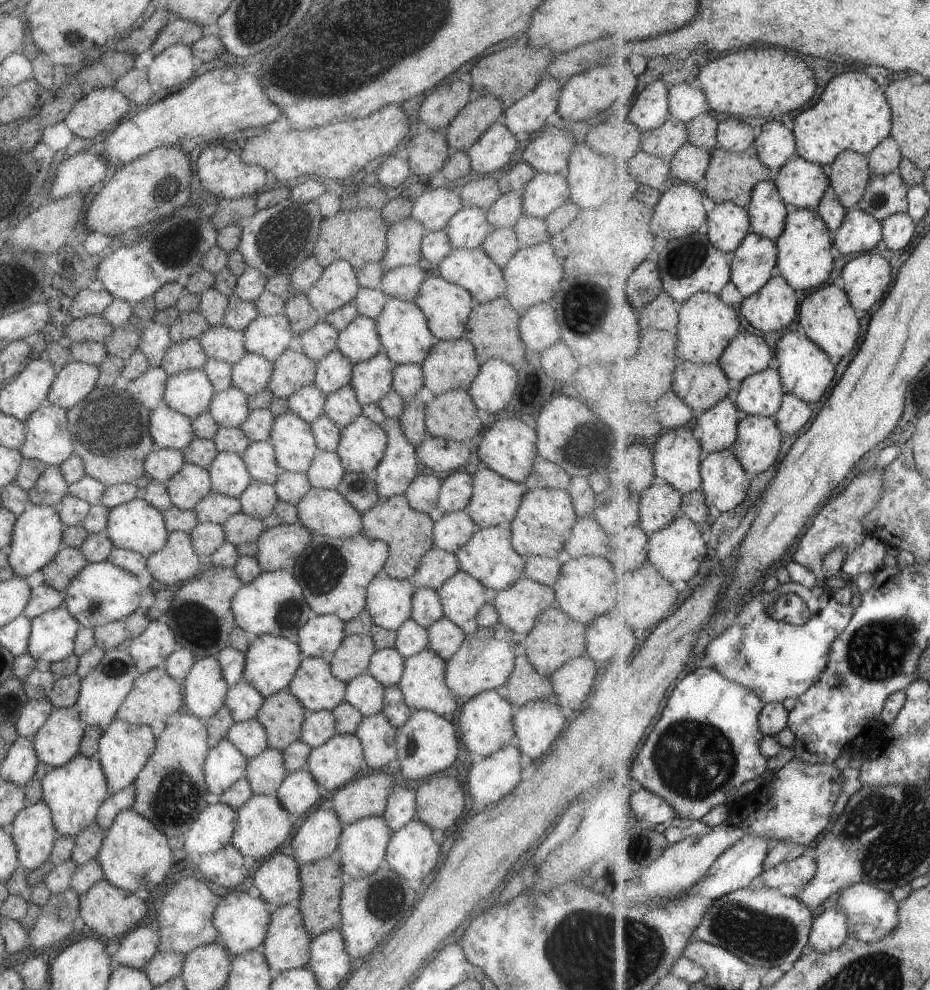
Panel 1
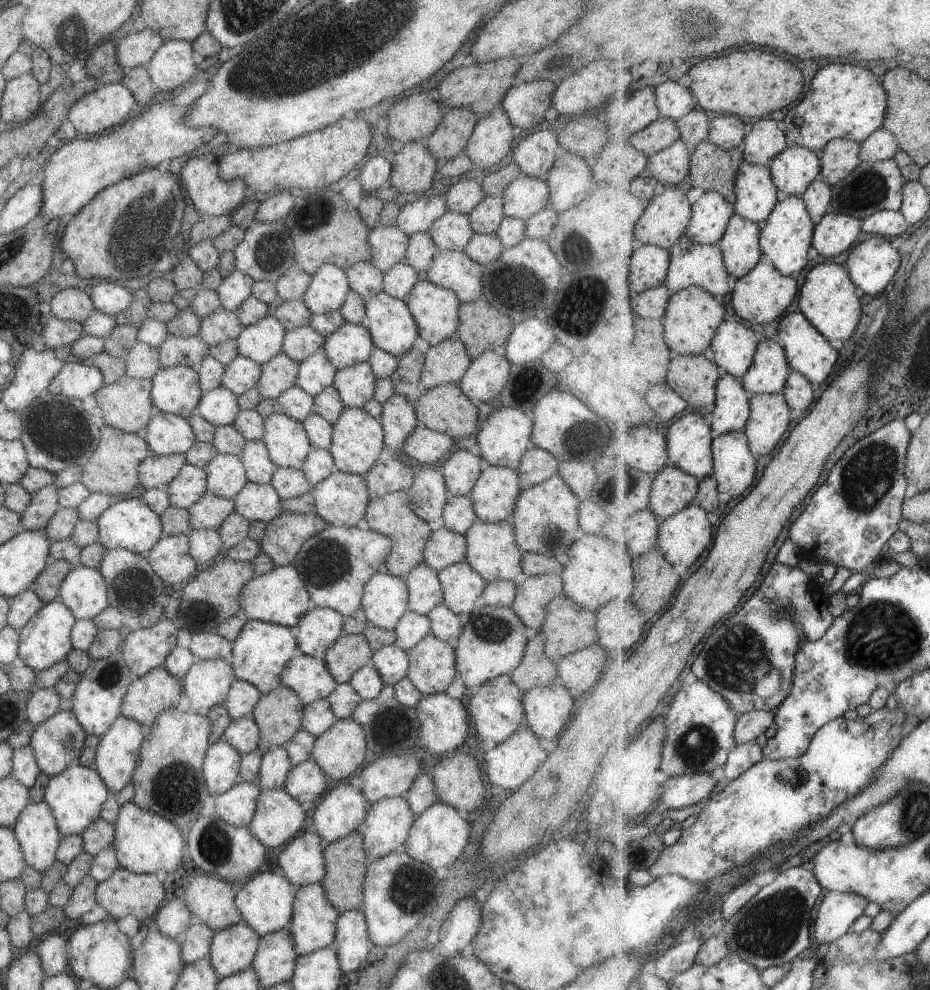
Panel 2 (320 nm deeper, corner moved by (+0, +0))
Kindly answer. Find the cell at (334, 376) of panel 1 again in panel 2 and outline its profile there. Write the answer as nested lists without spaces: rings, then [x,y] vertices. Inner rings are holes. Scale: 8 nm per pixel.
[[[322,347],[299,363],[294,385],[308,395],[319,394],[332,384],[336,368],[326,359]]]

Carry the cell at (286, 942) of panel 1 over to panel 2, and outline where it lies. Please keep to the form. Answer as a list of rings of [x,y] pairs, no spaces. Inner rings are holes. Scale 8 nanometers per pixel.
[[[317,881],[295,888],[295,896],[292,902],[292,917],[287,924],[287,931],[290,934],[294,951],[299,955],[308,955],[316,950],[327,947],[333,942],[336,918],[340,914],[335,907],[332,907],[322,891],[322,884]]]

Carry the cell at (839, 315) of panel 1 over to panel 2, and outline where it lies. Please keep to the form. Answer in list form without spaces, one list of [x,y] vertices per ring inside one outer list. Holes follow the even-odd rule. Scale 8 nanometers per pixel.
[[[823,263],[812,268],[801,287],[798,308],[829,340],[849,340],[861,320],[861,300],[846,264]]]

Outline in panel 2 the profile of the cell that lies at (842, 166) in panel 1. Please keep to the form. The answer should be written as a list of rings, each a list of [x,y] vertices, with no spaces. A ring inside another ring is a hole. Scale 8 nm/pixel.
[[[833,139],[821,150],[820,175],[831,186],[840,183],[862,164],[862,143],[849,139]]]

